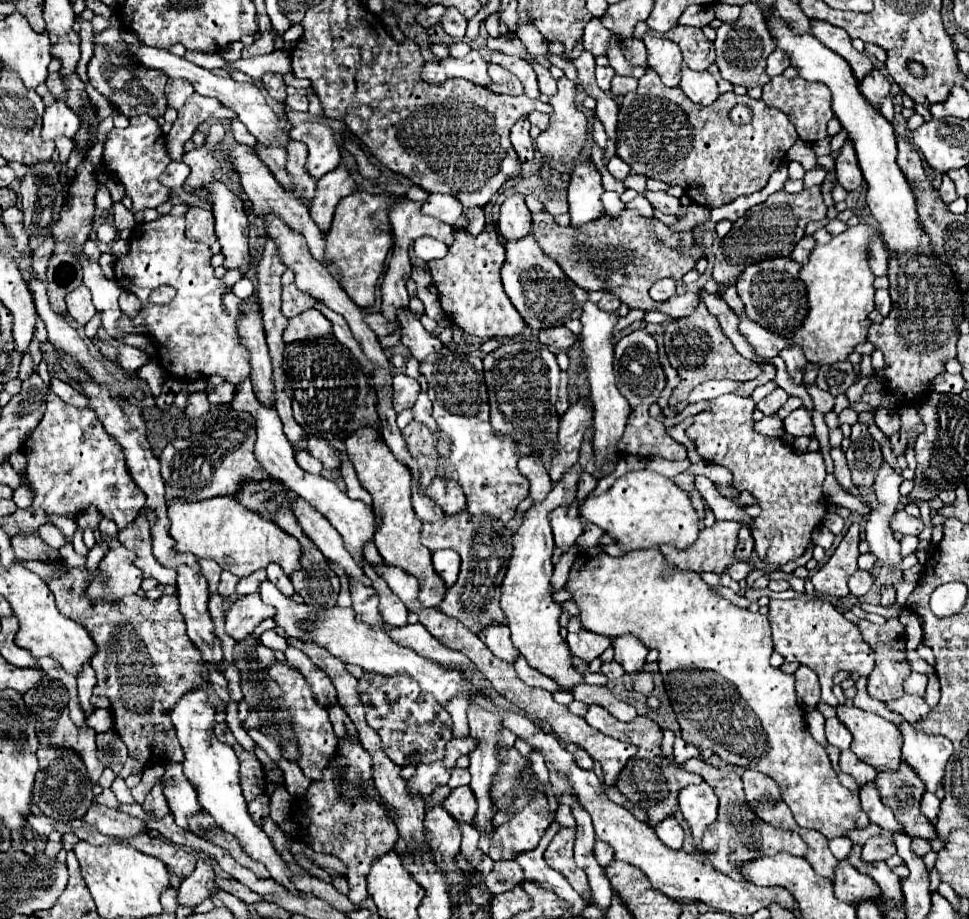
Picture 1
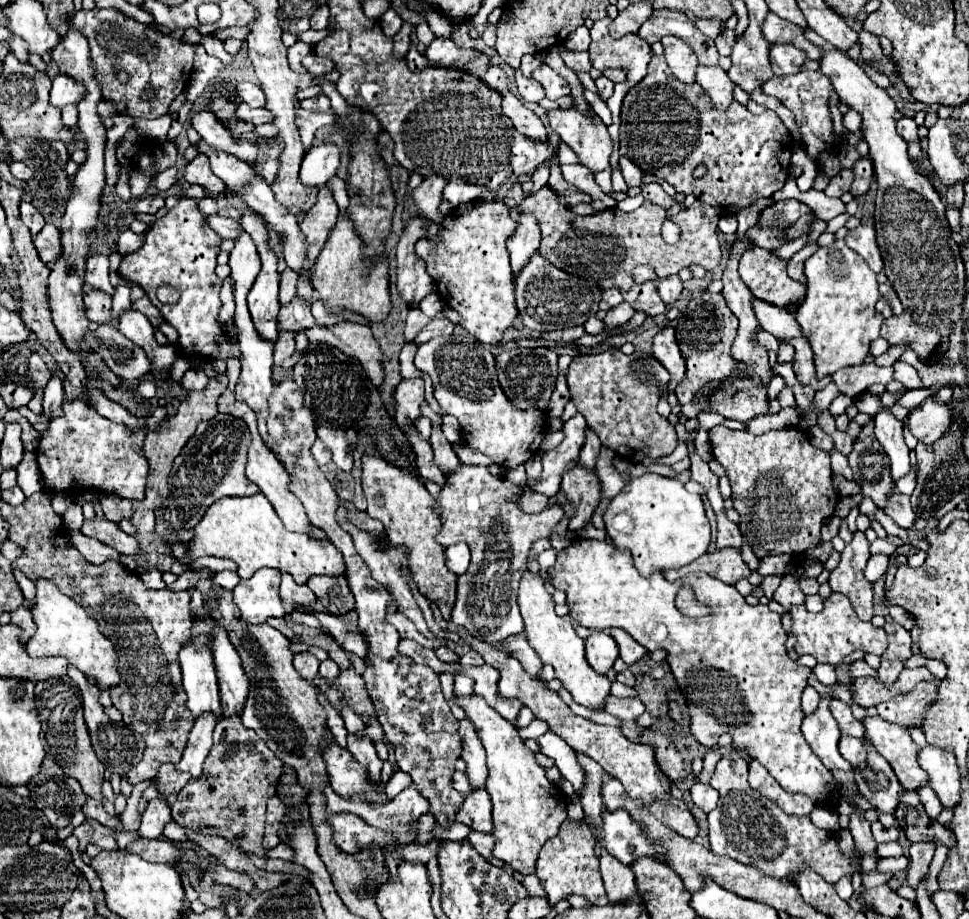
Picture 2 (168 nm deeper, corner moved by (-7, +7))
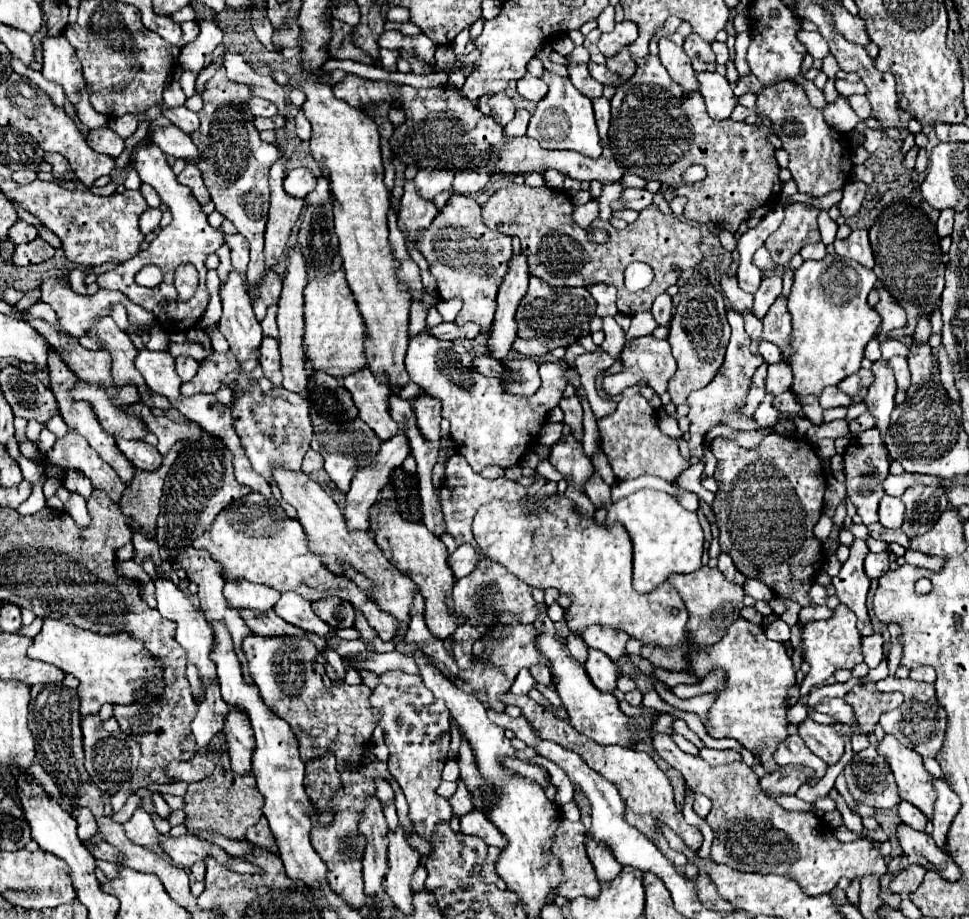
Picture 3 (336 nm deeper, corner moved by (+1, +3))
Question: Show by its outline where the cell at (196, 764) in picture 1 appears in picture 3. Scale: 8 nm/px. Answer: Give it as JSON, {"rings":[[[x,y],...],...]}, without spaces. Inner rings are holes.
{"rings":[[[144,557],[142,561],[142,569],[152,577],[154,585],[156,585],[156,601],[158,601],[158,611],[166,617],[166,619],[174,619],[178,629],[176,629],[176,641],[188,651],[188,661],[194,663],[198,667],[200,677],[216,677],[216,665],[212,663],[210,649],[214,643],[214,635],[212,635],[212,627],[206,623],[206,619],[202,619],[202,615],[194,609],[192,601],[188,599],[188,595],[184,591],[180,591],[170,579],[162,577],[156,573],[156,565],[150,557]]]}

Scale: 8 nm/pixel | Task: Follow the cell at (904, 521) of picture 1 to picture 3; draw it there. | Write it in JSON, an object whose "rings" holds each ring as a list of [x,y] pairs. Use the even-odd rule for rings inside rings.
{"rings":[[[884,495],[880,501],[880,523],[886,529],[898,529],[904,521],[904,503],[896,497]]]}

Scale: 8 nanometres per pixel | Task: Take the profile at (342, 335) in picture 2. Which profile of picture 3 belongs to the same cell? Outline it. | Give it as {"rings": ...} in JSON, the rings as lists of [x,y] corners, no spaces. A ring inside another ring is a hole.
{"rings":[[[368,369],[358,371],[342,379],[342,385],[350,391],[354,405],[358,407],[358,417],[368,423],[380,439],[388,439],[398,431],[398,423],[388,413],[388,397],[392,395],[386,385],[380,383]]]}

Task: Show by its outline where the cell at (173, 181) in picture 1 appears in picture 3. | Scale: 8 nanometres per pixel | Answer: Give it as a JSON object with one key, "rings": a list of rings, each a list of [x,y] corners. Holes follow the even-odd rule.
{"rings":[[[142,183],[142,185],[140,185],[140,193],[144,195],[144,199],[146,199],[146,203],[148,203],[150,207],[160,207],[162,201],[160,201],[158,193],[156,193],[150,185],[144,185],[144,183]]]}

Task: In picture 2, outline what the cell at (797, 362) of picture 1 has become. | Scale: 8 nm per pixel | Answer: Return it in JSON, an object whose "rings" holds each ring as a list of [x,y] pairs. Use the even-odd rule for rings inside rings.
{"rings":[[[754,299],[754,313],[756,313],[760,325],[778,339],[794,339],[794,337],[804,335],[802,327],[798,325],[798,321],[792,313],[778,309],[766,301]]]}

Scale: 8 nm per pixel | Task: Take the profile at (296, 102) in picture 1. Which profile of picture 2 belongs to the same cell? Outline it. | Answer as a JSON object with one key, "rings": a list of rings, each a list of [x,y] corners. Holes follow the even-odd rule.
{"rings":[[[320,93],[320,95],[316,95],[316,97],[310,97],[310,99],[300,101],[300,107],[322,113],[322,111],[328,111],[328,109],[330,109],[330,99],[328,99],[324,93]]]}

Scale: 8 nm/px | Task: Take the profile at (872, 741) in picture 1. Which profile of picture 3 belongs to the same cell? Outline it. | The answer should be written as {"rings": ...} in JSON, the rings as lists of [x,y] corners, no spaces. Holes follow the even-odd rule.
{"rings":[[[886,735],[886,739],[880,741],[878,753],[892,767],[900,797],[910,801],[928,819],[932,819],[936,791],[932,785],[932,775],[922,765],[922,757],[916,751],[904,747],[892,735]]]}

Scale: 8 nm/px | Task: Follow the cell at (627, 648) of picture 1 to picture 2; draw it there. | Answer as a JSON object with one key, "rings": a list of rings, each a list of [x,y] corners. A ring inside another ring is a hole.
{"rings":[[[610,629],[608,633],[610,633],[610,635],[614,637],[614,641],[618,643],[620,657],[624,659],[626,665],[632,665],[632,663],[640,661],[644,655],[648,655],[648,651],[646,651],[640,643],[636,643],[626,631],[622,631],[622,629]]]}

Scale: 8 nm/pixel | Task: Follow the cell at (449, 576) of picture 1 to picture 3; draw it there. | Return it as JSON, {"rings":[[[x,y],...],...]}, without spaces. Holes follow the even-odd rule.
{"rings":[[[460,545],[450,557],[448,557],[448,565],[454,571],[456,579],[466,577],[468,573],[472,573],[476,569],[480,561],[480,555],[476,553],[476,549],[472,545]]]}

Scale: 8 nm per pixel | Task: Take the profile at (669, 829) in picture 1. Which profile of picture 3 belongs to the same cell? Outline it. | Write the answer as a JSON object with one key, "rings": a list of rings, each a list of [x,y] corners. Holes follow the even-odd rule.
{"rings":[[[506,693],[500,697],[502,703],[506,705],[516,705],[520,707],[522,715],[534,725],[534,729],[538,731],[538,735],[542,739],[548,739],[548,741],[554,741],[562,747],[566,747],[568,751],[574,751],[578,753],[590,769],[594,769],[598,775],[602,775],[604,779],[608,779],[610,783],[614,783],[626,803],[626,809],[624,809],[624,815],[626,815],[626,821],[636,827],[638,831],[642,831],[642,835],[654,835],[658,833],[658,825],[660,823],[668,823],[670,829],[680,835],[682,841],[693,850],[698,850],[703,842],[703,836],[700,830],[693,826],[688,825],[682,817],[682,813],[678,813],[678,807],[674,803],[674,791],[672,791],[672,785],[670,785],[670,779],[658,769],[658,765],[654,763],[654,759],[648,755],[648,753],[642,753],[642,751],[632,751],[632,749],[626,749],[626,747],[618,747],[618,745],[598,745],[594,743],[592,739],[588,739],[586,735],[578,733],[568,721],[564,719],[558,719],[552,711],[546,711],[542,705],[538,705],[534,699],[530,699],[528,695],[512,695],[512,693]],[[666,815],[676,815],[672,819],[666,819]],[[680,825],[680,829],[678,829]],[[686,827],[690,827],[690,831],[686,831]]]}

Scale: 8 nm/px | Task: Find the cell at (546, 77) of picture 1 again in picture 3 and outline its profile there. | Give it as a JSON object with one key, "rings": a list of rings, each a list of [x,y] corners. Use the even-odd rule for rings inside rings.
{"rings":[[[526,73],[526,75],[518,81],[518,93],[520,93],[520,97],[524,97],[524,99],[528,99],[528,101],[538,103],[538,101],[546,95],[546,91],[548,91],[548,85],[546,85],[542,79],[532,77],[530,73]]]}

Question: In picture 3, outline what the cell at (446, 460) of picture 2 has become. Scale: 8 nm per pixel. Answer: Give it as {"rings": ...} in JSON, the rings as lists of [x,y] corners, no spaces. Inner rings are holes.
{"rings":[[[418,395],[414,399],[414,413],[418,417],[418,427],[422,431],[422,435],[430,441],[438,441],[440,439],[440,403],[438,399],[430,397],[430,395]]]}

